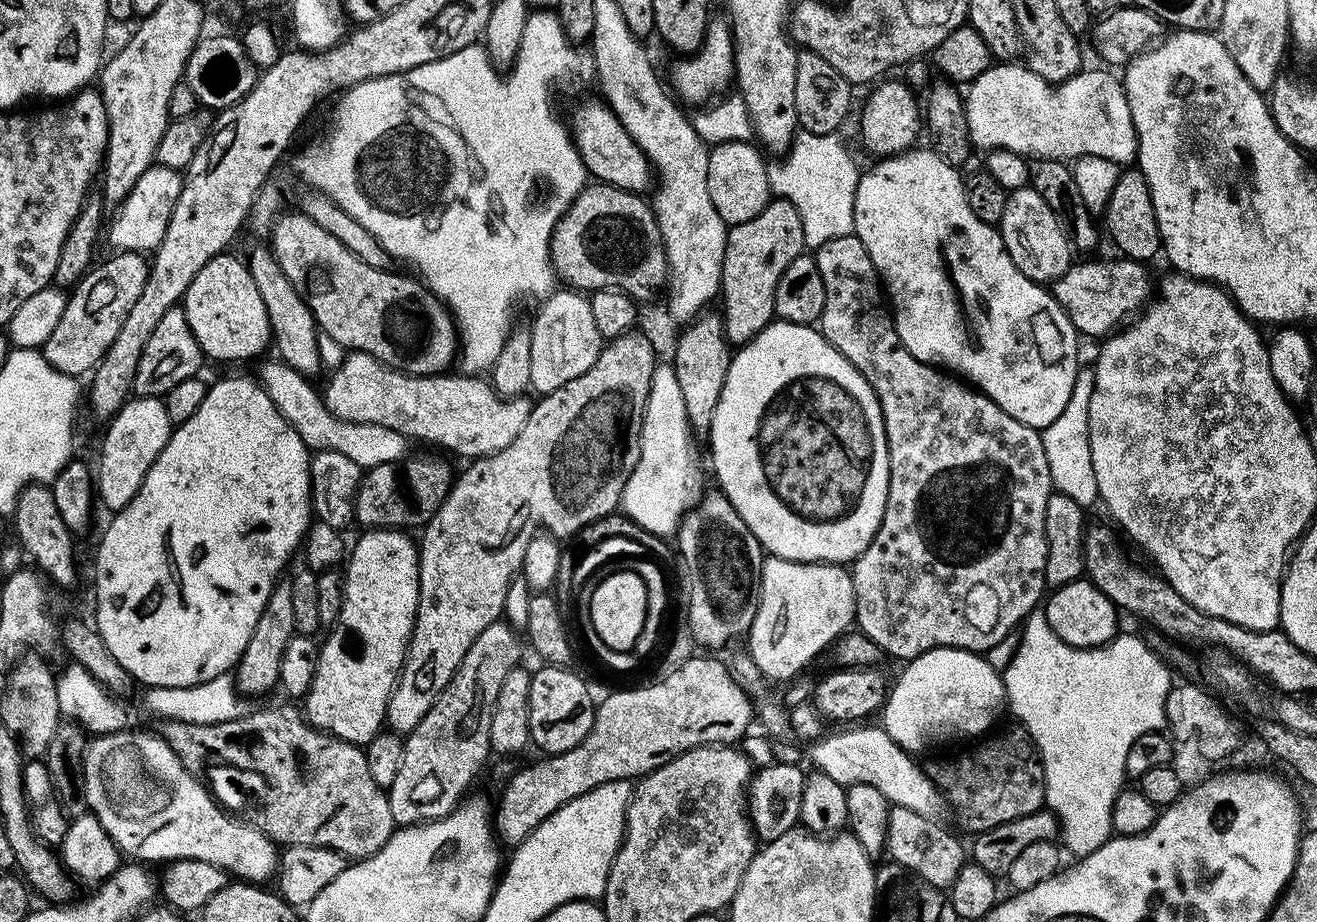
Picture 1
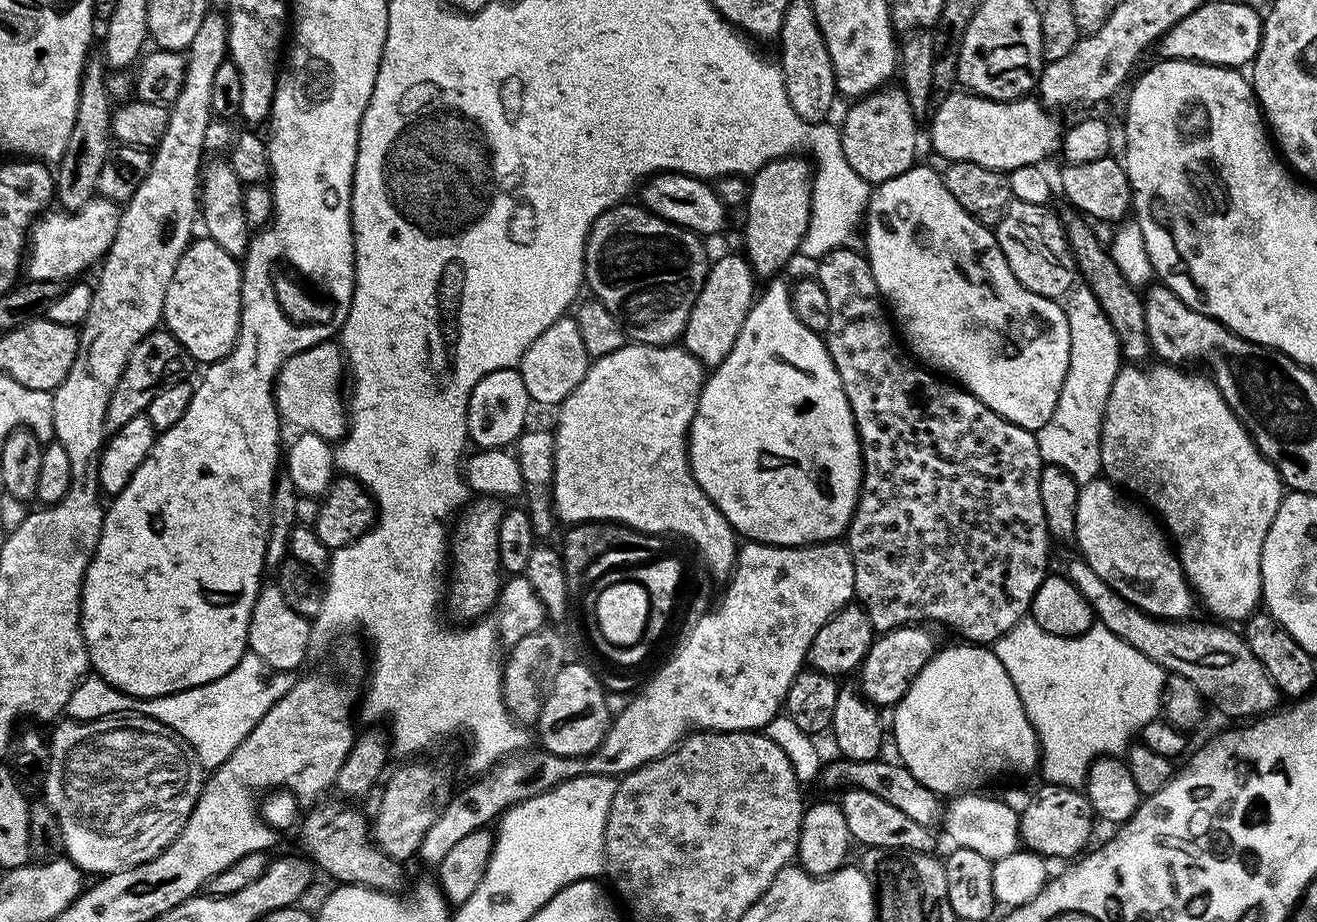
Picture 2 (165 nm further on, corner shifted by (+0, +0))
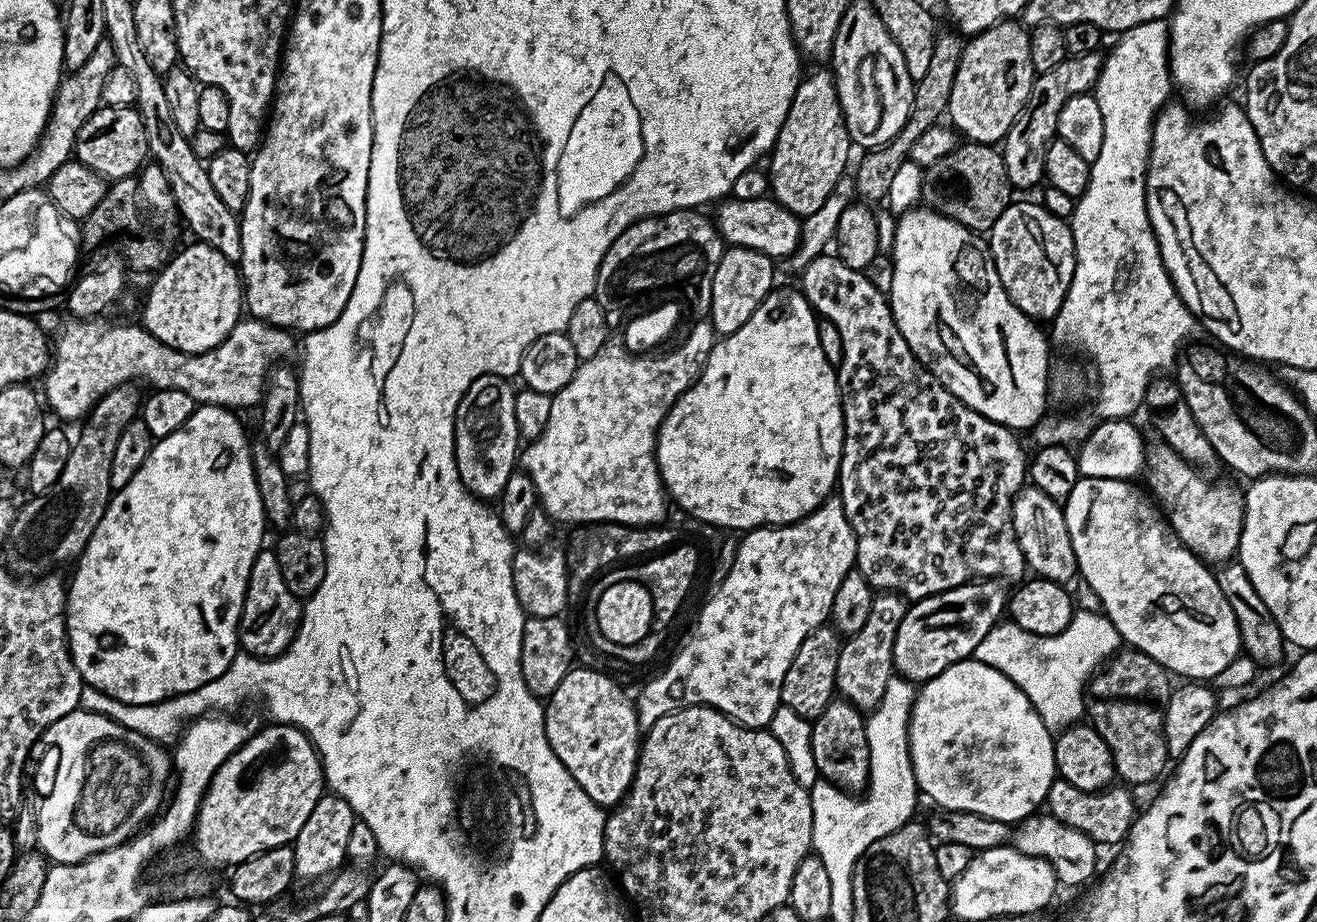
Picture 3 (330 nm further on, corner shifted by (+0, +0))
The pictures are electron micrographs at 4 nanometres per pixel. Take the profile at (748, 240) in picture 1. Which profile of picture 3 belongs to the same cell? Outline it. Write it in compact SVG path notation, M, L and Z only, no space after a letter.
M827 67L817 68L820 68L817 72L809 76L807 73L796 88L786 122L778 130L776 145L770 153L772 165L768 168L771 199L801 218L825 211L838 182L845 179L847 172L844 171L847 168L849 171L848 155L854 152L838 102L835 79Z

